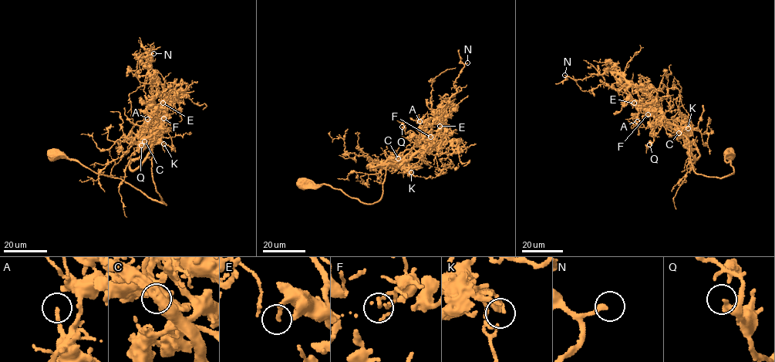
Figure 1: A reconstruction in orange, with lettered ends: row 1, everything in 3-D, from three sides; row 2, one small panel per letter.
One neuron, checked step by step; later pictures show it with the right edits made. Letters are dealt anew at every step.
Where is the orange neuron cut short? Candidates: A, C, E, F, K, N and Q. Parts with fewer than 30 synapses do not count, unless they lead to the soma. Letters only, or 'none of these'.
none of these

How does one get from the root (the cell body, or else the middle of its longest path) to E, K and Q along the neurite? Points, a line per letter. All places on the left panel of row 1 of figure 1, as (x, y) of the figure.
E: (54, 153), (119, 177), (166, 205), (153, 181), (150, 146), (160, 120), (157, 106), (163, 103)
K: (54, 153), (119, 177), (166, 205), (153, 177), (149, 133), (163, 143)
Q: (54, 153), (78, 160), (99, 174), (119, 177), (166, 205), (153, 177), (154, 127), (146, 144), (141, 145)

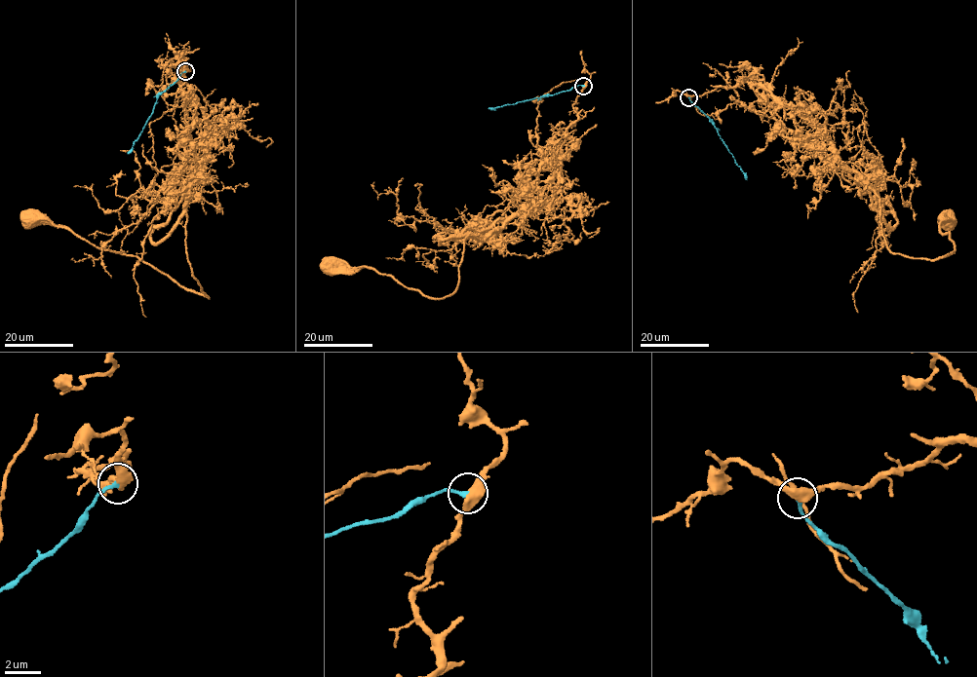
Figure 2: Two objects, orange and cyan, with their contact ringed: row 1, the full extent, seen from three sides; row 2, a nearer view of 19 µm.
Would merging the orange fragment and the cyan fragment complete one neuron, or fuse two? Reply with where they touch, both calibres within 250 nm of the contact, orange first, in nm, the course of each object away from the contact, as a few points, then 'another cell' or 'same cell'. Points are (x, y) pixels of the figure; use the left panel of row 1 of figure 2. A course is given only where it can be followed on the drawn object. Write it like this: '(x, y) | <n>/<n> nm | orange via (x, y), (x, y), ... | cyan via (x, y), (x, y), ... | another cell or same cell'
(185, 71) | 460/200 nm | orange via (184, 71), (176, 64), (208, 124), (185, 208), (186, 254), (209, 298), (136, 256), (31, 217) | cyan via (185, 71), (161, 92), (153, 112), (128, 154) | same cell

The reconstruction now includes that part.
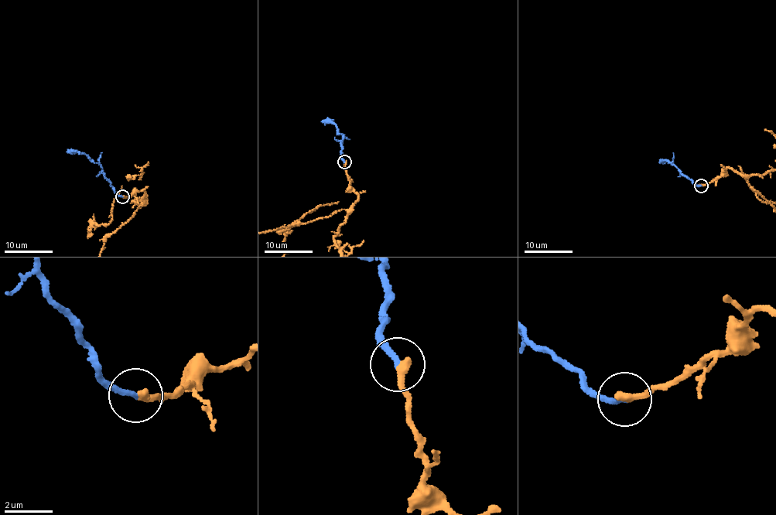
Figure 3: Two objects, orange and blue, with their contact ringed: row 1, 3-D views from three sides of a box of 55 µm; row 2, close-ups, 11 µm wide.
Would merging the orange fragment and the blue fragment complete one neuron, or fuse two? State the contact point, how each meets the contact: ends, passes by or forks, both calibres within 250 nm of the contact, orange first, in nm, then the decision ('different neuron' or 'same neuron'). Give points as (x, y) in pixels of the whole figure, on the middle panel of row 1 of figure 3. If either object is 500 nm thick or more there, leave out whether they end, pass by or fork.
at (344, 162); orange ends there; blue ends there; 360 nm thick on the orange side, 220 nm on the other; same neuron

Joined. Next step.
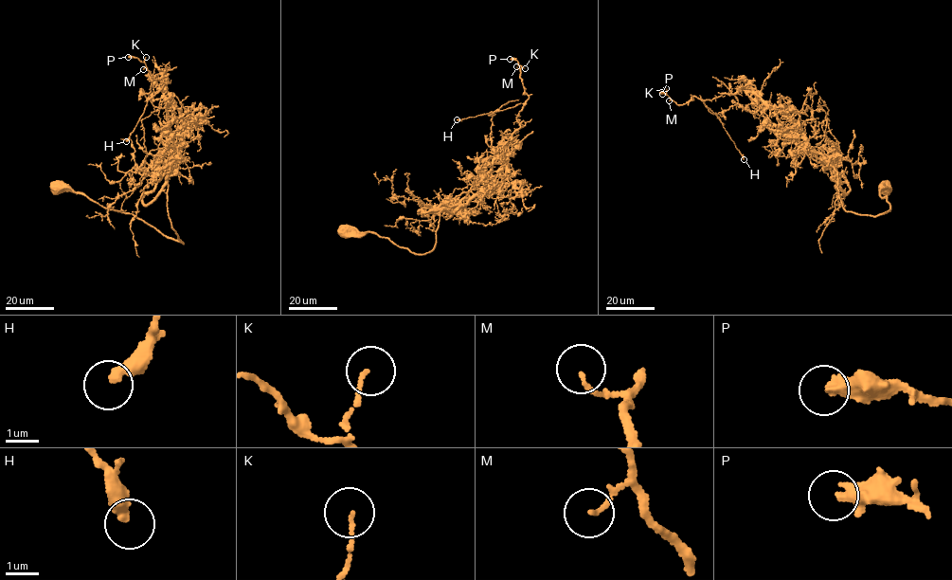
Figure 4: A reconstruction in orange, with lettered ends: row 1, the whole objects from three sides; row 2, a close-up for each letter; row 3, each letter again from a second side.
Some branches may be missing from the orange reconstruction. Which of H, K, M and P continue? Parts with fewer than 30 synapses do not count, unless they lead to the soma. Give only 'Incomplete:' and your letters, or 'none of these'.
Incomplete: none of these

